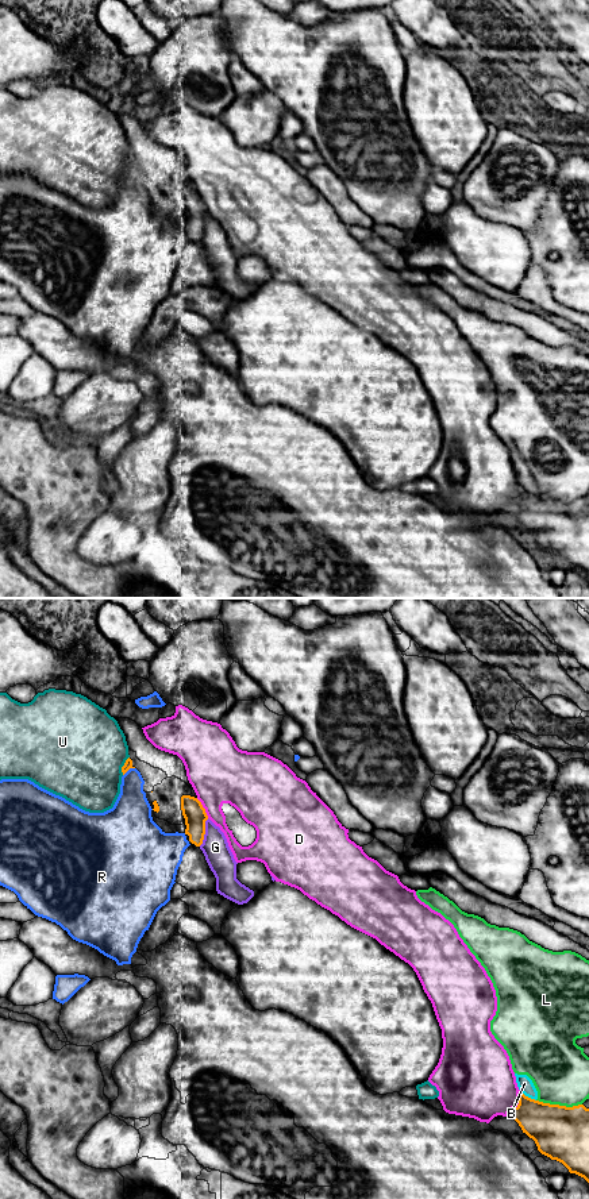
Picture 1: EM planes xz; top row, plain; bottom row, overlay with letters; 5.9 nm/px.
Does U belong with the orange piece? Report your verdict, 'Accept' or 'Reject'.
Accept

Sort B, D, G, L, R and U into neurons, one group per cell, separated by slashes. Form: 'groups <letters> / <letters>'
groups B G L / D / R / U

